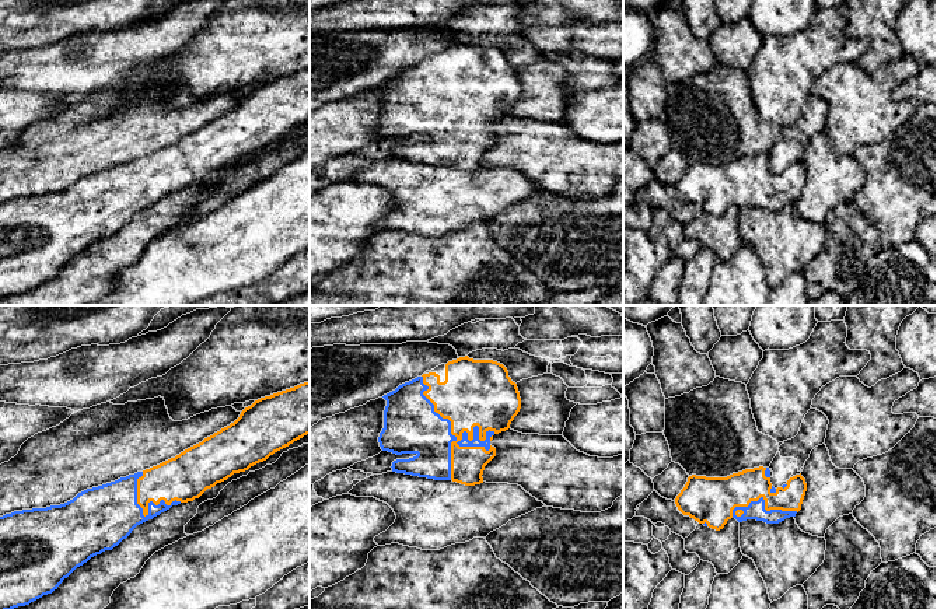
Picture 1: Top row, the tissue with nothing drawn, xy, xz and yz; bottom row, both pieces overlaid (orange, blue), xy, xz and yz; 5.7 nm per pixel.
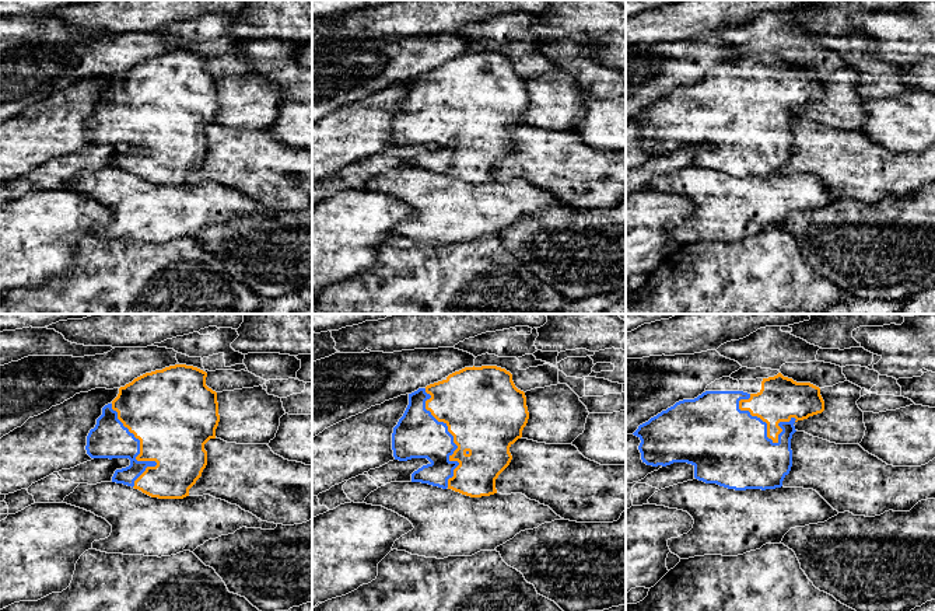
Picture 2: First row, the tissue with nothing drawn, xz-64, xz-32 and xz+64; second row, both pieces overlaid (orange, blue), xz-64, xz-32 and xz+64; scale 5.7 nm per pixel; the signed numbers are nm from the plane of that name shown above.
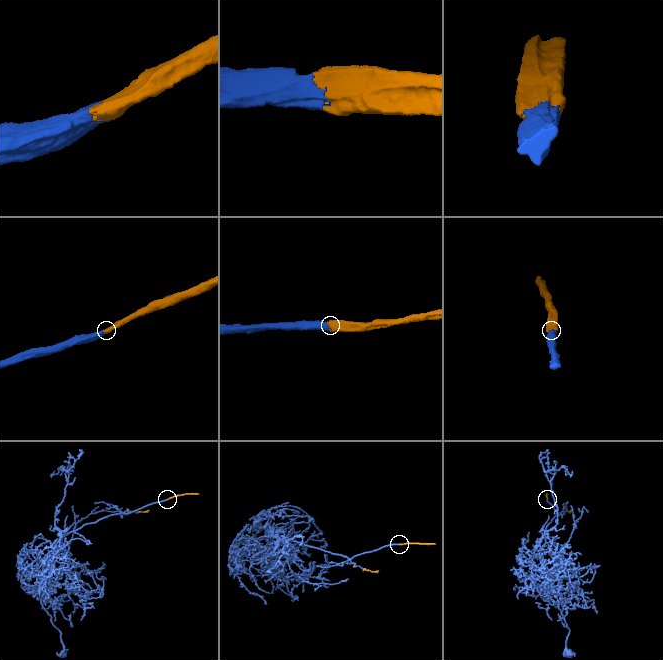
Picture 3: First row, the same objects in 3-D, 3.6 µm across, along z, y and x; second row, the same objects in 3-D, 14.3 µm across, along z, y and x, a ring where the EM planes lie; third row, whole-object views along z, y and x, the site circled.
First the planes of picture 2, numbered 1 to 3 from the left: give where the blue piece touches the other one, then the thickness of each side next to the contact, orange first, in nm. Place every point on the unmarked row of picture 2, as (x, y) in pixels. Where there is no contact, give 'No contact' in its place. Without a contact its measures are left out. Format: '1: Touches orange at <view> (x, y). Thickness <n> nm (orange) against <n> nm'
1: Touches orange at xz-64 (137, 142). Thickness 400 nm (orange) against 220 nm
2: Touches orange at xz-32 (454, 125). Thickness 460 nm (orange) against 280 nm
3: Touches orange at xz+64 (767, 122). Thickness 260 nm (orange) against 440 nm

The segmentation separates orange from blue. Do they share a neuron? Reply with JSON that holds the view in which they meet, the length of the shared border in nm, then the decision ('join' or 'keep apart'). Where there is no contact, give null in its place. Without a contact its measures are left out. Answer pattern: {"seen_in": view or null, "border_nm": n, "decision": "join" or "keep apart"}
{"seen_in": "xz", "border_nm": 600, "decision": "join"}

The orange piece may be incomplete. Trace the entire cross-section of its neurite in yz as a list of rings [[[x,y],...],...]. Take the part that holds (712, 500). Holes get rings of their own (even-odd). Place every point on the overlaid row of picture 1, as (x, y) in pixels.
[[[759,466],[727,477],[692,475],[676,496],[675,504],[683,515],[689,515],[699,524],[720,531],[731,518],[738,522],[756,519],[766,524],[779,524],[786,518],[796,517],[801,510],[805,491],[807,483],[801,473],[790,477],[782,487],[775,489],[770,483],[769,468]]]

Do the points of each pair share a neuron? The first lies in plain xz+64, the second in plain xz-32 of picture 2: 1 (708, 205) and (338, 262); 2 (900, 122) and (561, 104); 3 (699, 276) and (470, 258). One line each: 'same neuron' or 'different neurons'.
1: different neurons
2: different neurons
3: same neuron

